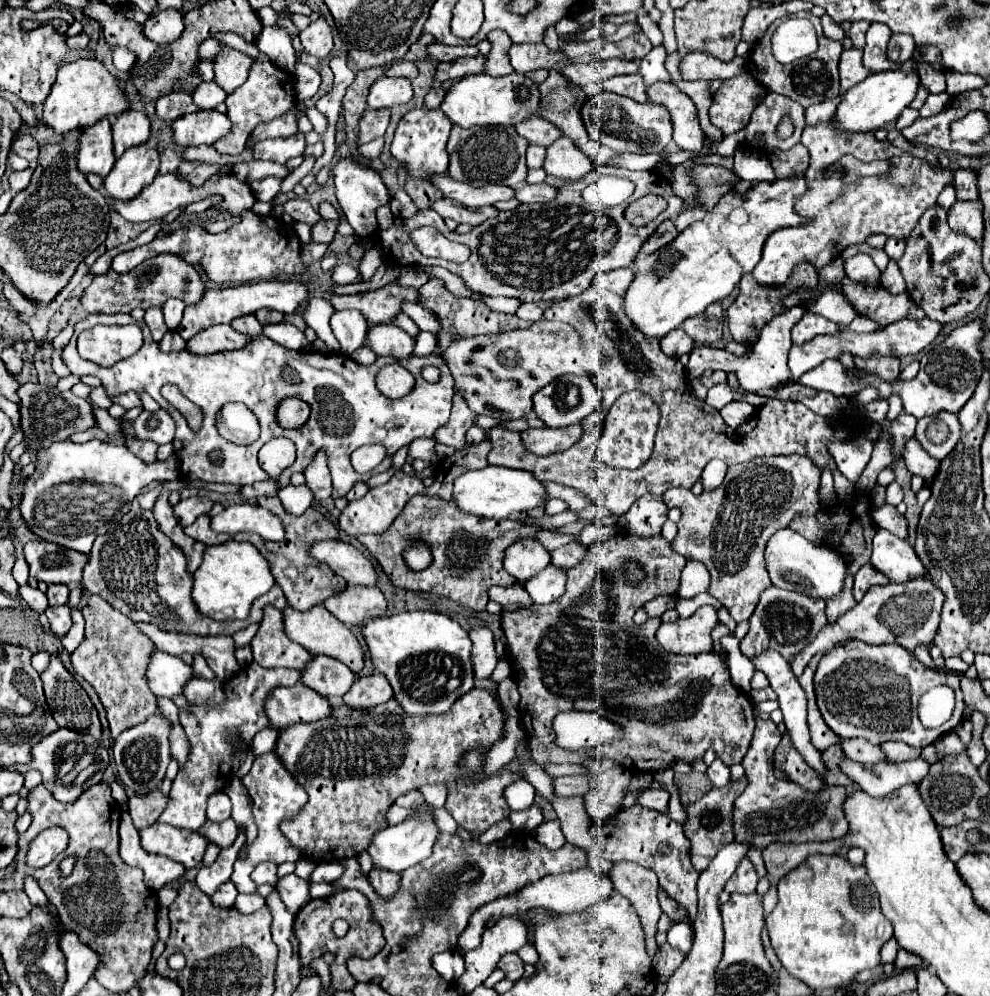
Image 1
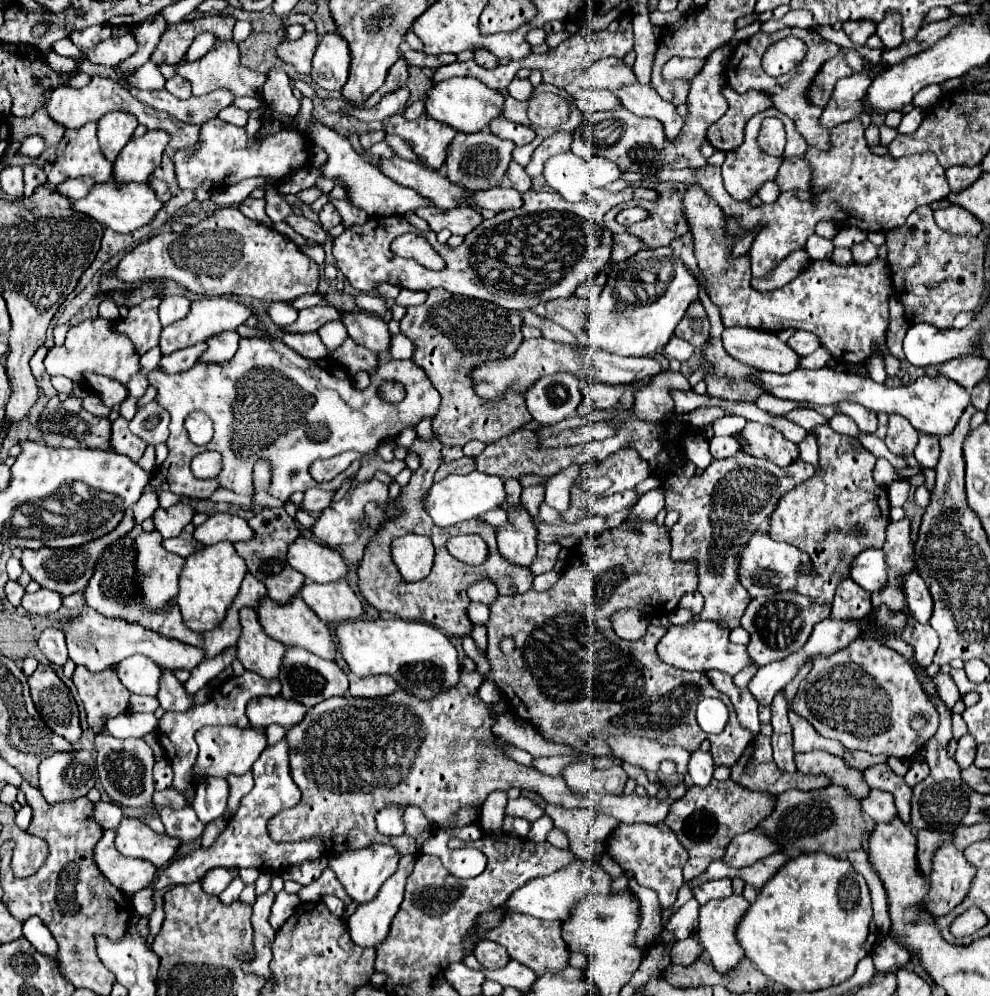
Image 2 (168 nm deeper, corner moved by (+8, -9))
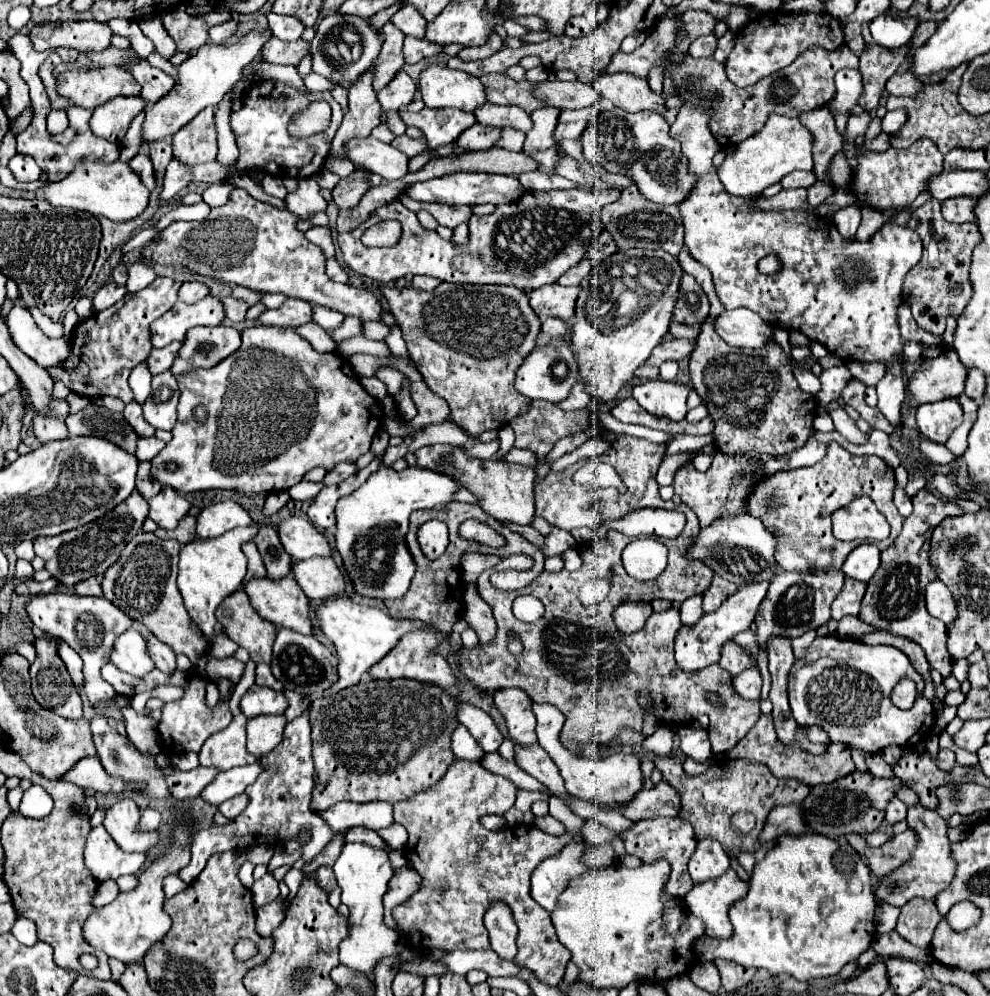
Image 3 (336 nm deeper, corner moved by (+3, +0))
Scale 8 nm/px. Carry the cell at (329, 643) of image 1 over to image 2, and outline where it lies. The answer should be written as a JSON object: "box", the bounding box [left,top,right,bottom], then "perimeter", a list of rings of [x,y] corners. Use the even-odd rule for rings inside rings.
{"box":[256,596,336,660],"perimeter":[[[294,596],[288,604],[276,604],[272,602],[270,598],[262,600],[262,604],[256,608],[258,610],[258,618],[260,618],[260,624],[264,628],[264,632],[282,642],[284,646],[296,646],[296,648],[304,648],[324,660],[332,660],[336,658],[336,644],[332,640],[332,634],[328,630],[328,626],[308,608],[308,604],[304,604],[304,600],[300,600],[300,596]]]}

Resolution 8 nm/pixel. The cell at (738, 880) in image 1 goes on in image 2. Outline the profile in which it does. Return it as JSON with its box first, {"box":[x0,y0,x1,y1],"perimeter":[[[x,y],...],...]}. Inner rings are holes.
{"box":[694,878,732,904],"perimeter":[[[730,878],[706,882],[694,890],[694,898],[700,904],[706,904],[708,900],[716,900],[716,898],[726,898],[726,896],[732,896],[732,880]]]}

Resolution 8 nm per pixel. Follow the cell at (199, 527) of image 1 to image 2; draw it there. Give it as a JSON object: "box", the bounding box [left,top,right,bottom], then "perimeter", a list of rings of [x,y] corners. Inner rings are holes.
{"box":[164,524,204,558],"perimeter":[[[188,524],[188,526],[180,532],[180,536],[164,540],[164,548],[170,550],[170,552],[174,552],[174,554],[178,554],[178,556],[184,556],[184,558],[190,556],[192,552],[204,548],[200,542],[194,540],[192,532],[194,532],[194,524]]]}

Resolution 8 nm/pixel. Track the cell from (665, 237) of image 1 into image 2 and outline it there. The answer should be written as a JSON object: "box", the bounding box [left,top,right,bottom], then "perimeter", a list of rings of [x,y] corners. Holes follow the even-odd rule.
{"box":[612,232,646,264],"perimeter":[[[622,232],[622,234],[616,234],[614,236],[614,252],[612,252],[612,262],[614,264],[624,262],[628,258],[632,258],[636,252],[640,252],[642,248],[646,248],[646,244],[630,234],[630,232]]]}

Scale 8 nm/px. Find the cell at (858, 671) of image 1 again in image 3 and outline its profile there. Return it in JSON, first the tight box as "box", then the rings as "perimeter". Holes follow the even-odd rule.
{"box":[787,635,935,753],"perimeter":[[[825,635],[815,637],[805,657],[797,663],[789,671],[787,691],[799,727],[819,725],[833,743],[845,743],[867,753],[879,753],[889,745],[913,747],[931,735],[935,709],[931,701],[923,697],[925,679],[899,649]],[[901,677],[909,677],[917,683],[917,699],[909,711],[897,709],[889,699]]]}

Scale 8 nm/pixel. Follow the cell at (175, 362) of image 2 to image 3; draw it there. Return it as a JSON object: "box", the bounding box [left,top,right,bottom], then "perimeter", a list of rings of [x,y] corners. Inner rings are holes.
{"box":[147,343,181,375],"perimeter":[[[171,343],[163,349],[153,349],[151,355],[147,357],[147,367],[149,367],[149,373],[151,375],[157,375],[157,373],[163,373],[167,369],[171,369],[173,365],[173,359],[177,357],[177,351],[181,349],[181,343]]]}

